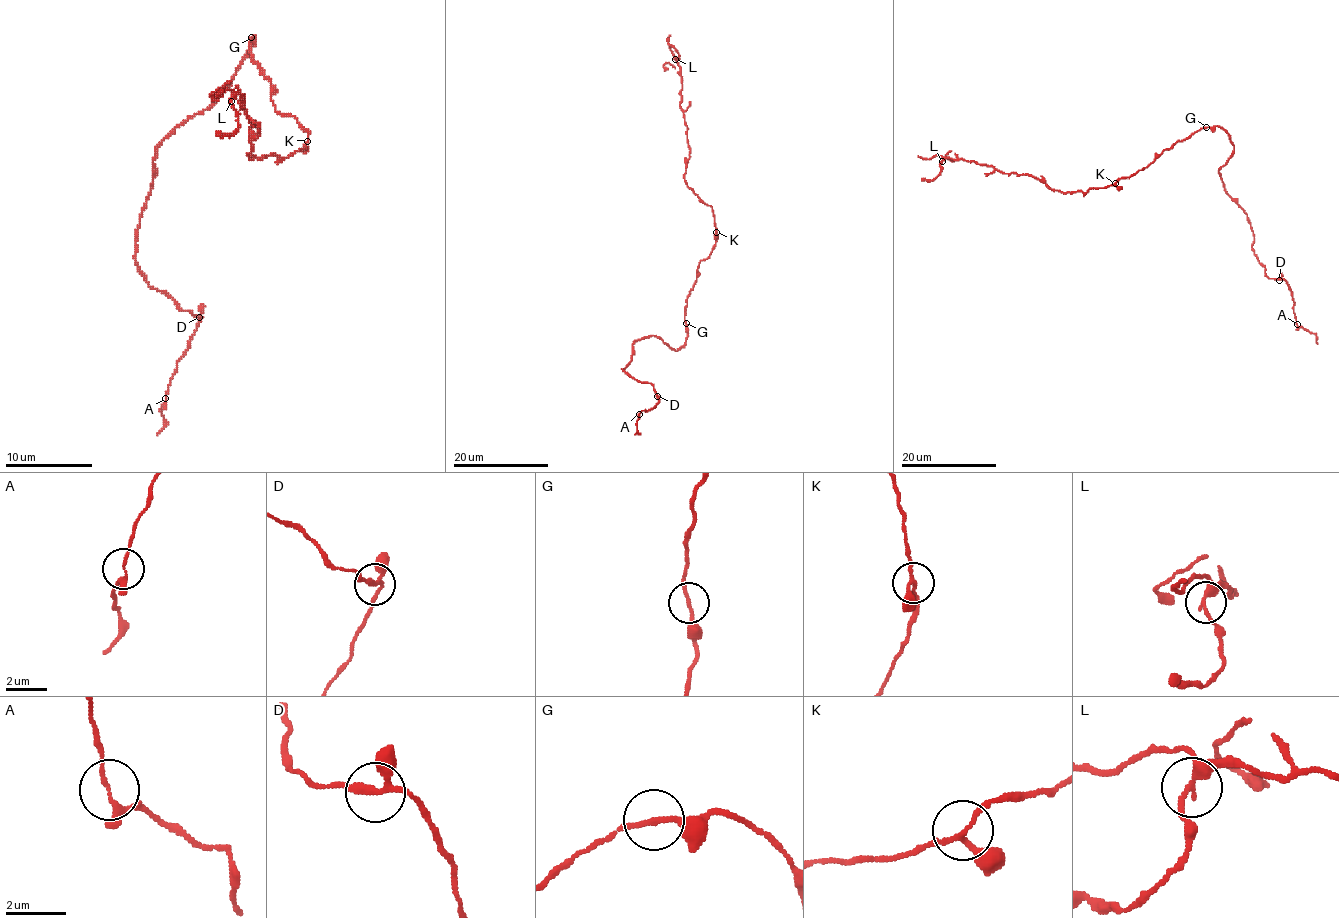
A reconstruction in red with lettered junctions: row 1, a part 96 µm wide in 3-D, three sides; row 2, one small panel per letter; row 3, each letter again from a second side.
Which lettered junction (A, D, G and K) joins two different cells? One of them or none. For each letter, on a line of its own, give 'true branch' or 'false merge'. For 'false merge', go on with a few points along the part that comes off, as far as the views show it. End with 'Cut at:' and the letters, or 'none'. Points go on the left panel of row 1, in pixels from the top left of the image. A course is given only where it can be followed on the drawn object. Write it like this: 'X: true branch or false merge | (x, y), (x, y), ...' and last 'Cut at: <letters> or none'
A: true branch
D: true branch
G: true branch
K: true branch
Cut at: none

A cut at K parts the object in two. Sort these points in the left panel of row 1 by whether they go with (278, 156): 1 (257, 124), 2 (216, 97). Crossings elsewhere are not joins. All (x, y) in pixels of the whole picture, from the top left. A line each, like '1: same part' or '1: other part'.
1: same part
2: same part

